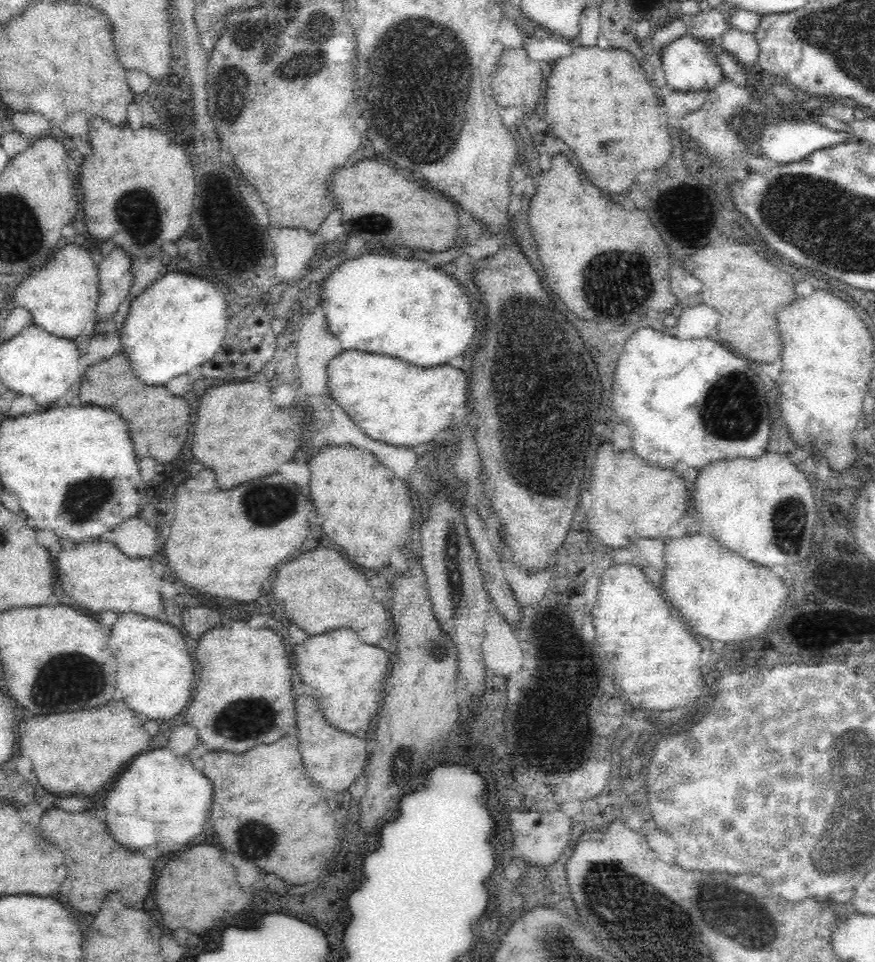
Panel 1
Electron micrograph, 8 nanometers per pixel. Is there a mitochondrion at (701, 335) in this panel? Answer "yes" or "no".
no

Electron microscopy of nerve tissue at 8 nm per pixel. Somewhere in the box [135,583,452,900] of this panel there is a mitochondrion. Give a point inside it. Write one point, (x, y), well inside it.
(247, 720)

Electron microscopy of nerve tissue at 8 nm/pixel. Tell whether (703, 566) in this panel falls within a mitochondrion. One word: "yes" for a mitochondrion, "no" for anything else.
no

